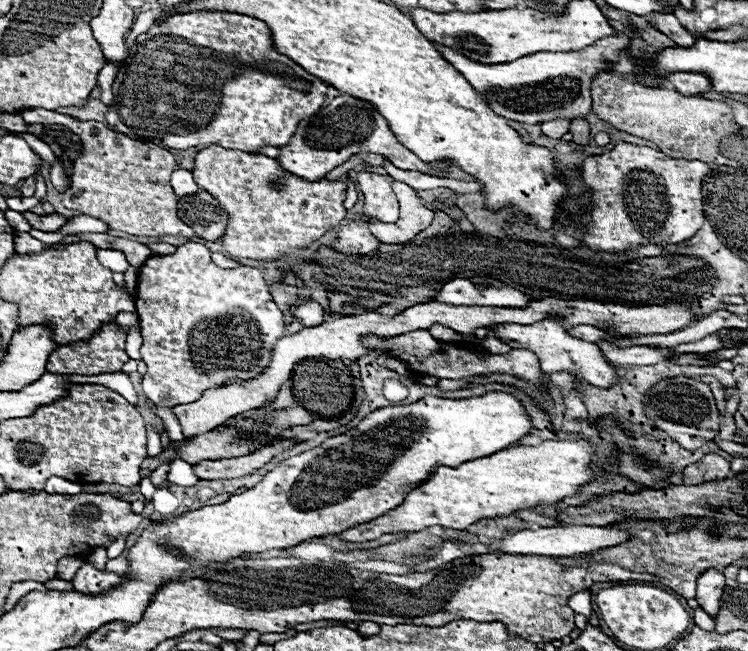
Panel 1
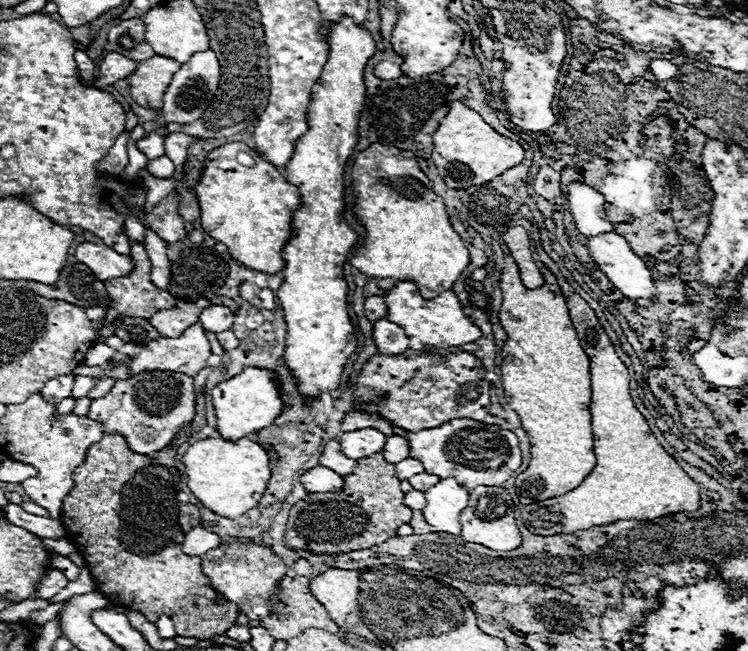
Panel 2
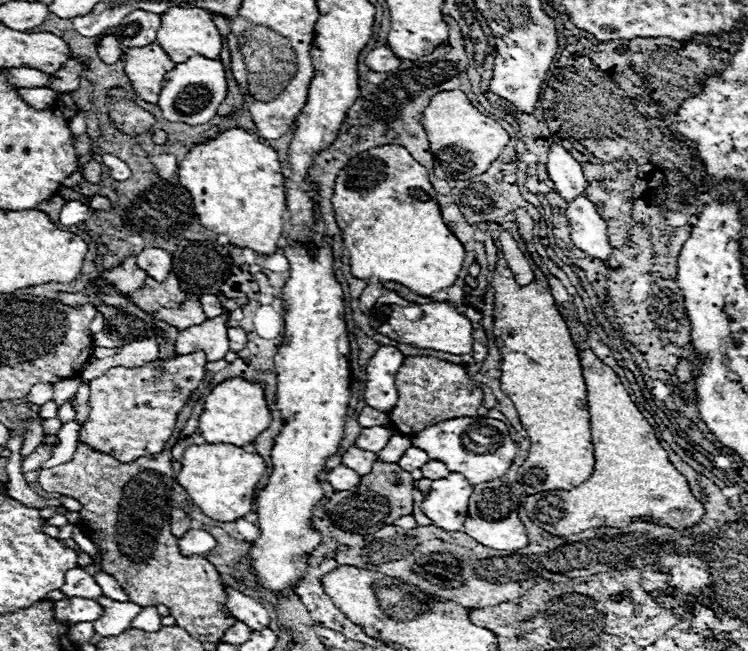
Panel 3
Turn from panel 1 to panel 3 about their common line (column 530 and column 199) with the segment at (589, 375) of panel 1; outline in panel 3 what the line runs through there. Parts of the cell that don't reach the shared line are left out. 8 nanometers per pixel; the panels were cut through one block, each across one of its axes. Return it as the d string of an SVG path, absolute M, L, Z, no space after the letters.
M218 316L212 320L202 322L200 326L192 326L188 330L182 330L176 338L176 354L192 354L196 350L202 350L206 354L208 362L222 360L228 348L228 336L226 336L226 318Z

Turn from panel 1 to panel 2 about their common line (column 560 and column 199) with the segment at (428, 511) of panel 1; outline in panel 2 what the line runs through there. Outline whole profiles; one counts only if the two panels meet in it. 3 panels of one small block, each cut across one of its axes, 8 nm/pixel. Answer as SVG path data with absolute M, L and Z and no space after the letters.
M220 436L198 440L184 454L184 466L192 494L204 506L208 506L208 510L222 514L224 518L238 518L256 508L270 478L266 450L248 438L240 438L236 442L224 440Z

